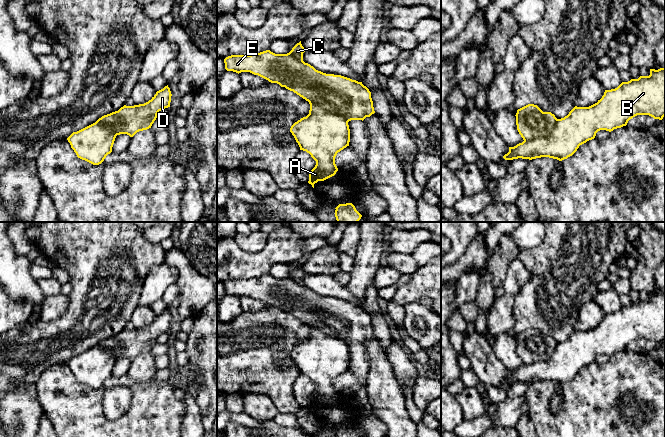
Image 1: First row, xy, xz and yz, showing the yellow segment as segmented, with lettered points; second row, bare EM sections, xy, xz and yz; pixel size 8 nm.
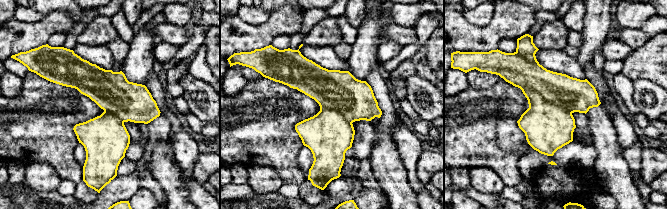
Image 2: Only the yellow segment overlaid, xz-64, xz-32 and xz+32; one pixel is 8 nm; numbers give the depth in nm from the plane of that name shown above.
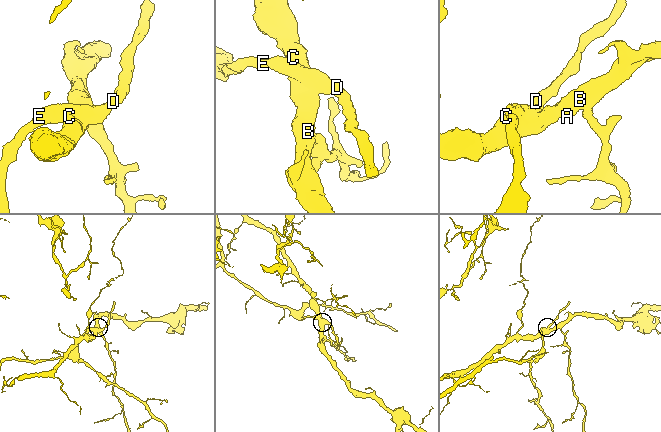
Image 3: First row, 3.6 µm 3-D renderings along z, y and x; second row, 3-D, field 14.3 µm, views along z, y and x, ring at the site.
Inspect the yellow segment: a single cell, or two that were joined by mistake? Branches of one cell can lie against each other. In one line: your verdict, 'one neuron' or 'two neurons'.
two neurons

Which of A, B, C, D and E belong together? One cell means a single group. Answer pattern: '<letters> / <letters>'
A B C / D E

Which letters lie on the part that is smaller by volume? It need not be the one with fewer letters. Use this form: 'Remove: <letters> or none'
Remove: D, E

